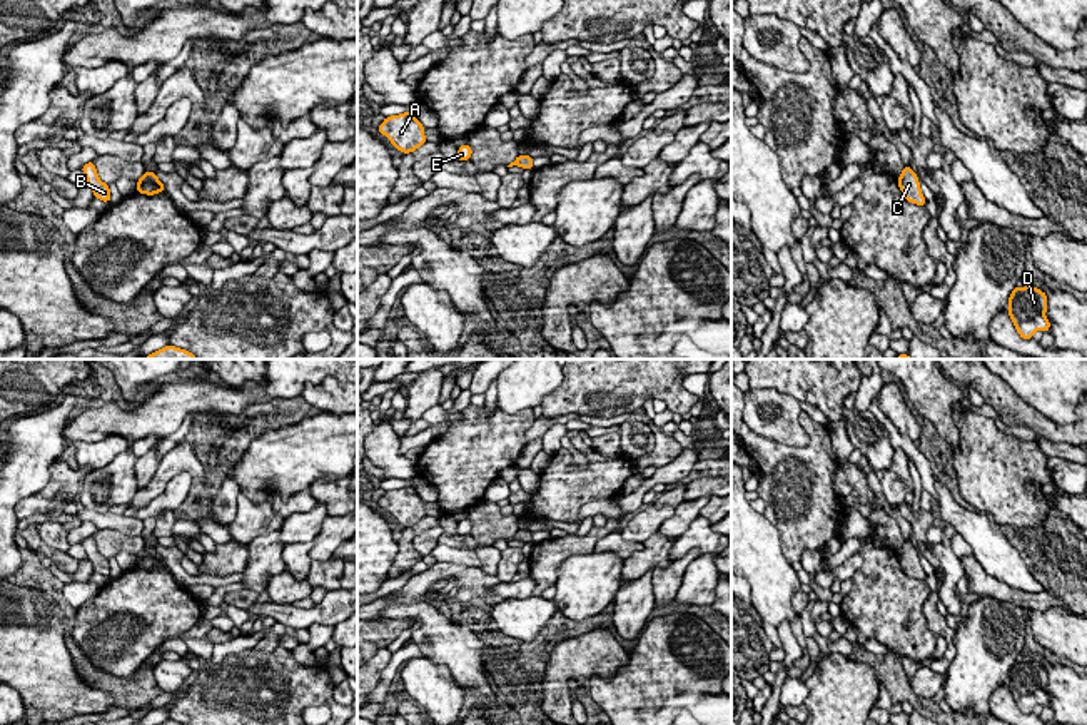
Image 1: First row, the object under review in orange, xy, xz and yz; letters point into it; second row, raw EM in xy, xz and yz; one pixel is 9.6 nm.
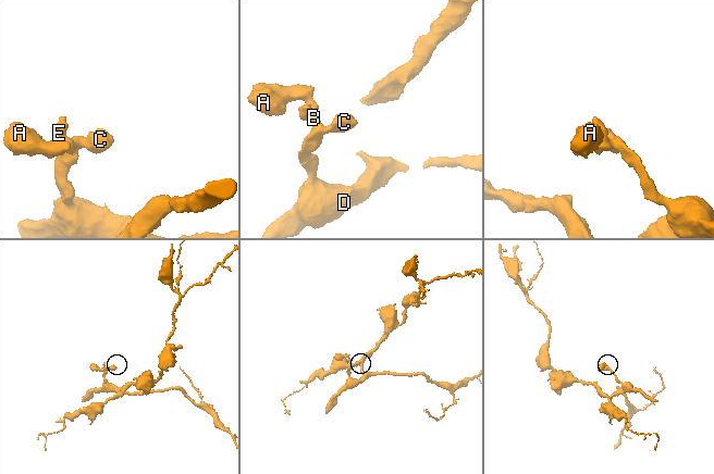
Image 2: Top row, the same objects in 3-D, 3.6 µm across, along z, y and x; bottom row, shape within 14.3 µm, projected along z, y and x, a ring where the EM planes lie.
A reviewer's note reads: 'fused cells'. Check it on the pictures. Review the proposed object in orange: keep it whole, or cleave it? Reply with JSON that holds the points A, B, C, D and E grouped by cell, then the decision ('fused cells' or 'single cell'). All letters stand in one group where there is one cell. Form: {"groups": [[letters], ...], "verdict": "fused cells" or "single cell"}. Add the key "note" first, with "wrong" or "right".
{"note": "wrong", "groups": [["A", "B", "C", "D", "E"]], "verdict": "single cell"}

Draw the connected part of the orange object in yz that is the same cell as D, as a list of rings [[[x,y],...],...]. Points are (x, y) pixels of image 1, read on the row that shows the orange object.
[[[1015,286],[1007,311],[1022,339],[1032,339],[1035,331],[1047,332],[1050,329],[1050,321],[1044,316],[1047,312],[1047,296],[1037,287]]]

